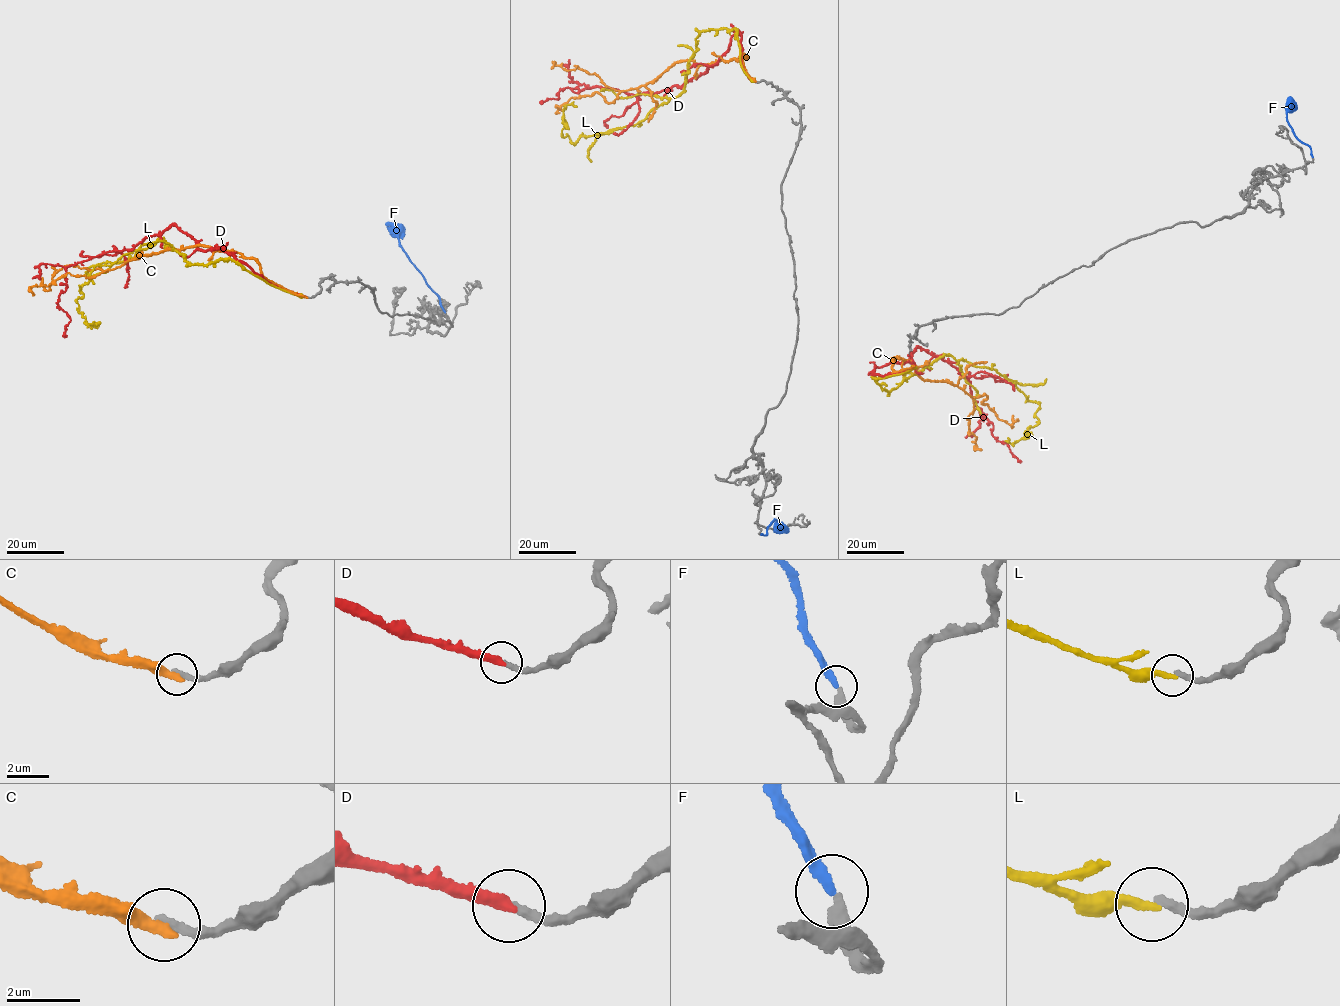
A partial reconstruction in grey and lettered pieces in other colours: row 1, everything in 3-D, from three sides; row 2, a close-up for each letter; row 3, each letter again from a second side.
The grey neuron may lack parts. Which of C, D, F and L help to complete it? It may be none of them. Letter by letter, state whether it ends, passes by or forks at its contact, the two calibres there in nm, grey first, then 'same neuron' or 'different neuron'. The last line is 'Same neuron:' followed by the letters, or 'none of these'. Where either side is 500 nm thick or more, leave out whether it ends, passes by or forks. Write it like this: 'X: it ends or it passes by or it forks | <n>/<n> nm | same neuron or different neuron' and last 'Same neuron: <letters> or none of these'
C: it ends | 300/360 nm | different neuron
D: it ends | 260/340 nm | same neuron
F: it ends | 320/240 nm | same neuron
L: it ends | 240/280 nm | different neuron
Same neuron: D, F

